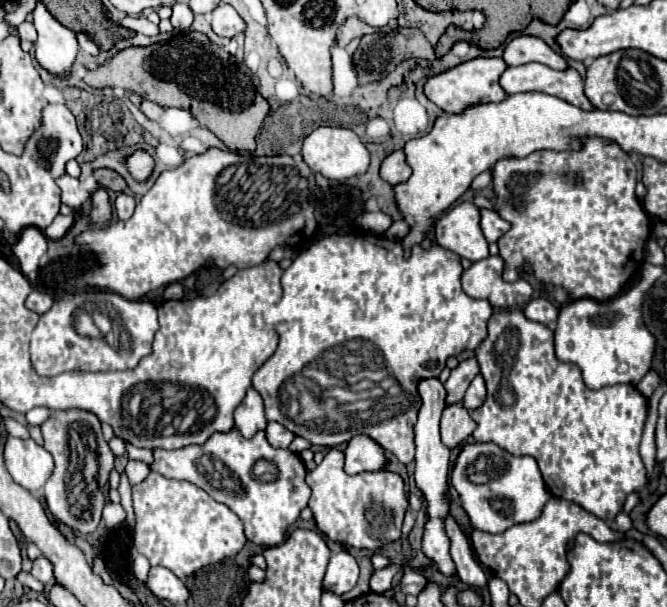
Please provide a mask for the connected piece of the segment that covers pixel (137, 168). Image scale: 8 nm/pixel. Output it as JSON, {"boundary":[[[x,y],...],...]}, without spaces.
{"boundary":[[[136,151],[134,155],[130,155],[126,159],[126,163],[128,163],[130,173],[138,181],[146,181],[150,177],[150,173],[152,173],[152,167],[154,167],[154,161],[146,151]]]}

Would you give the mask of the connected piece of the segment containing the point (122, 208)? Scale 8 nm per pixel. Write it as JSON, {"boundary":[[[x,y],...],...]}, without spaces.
{"boundary":[[[120,193],[116,197],[116,213],[118,213],[118,219],[130,219],[134,209],[136,209],[136,199],[134,195],[128,195],[128,193]]]}

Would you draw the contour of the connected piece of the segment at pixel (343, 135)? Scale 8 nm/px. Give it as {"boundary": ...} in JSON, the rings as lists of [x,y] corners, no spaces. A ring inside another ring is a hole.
{"boundary":[[[318,127],[318,129],[314,129],[304,139],[302,157],[314,173],[320,173],[320,175],[334,179],[334,181],[362,175],[362,173],[366,173],[366,169],[370,165],[370,153],[364,147],[364,143],[360,141],[360,137],[354,131],[344,129],[344,127]]]}

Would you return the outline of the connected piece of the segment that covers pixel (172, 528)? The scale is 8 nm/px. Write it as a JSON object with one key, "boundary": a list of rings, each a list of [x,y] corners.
{"boundary":[[[150,471],[142,483],[132,487],[132,499],[136,513],[134,547],[150,559],[152,567],[160,565],[178,577],[190,577],[202,567],[234,557],[246,545],[238,515],[190,481],[168,479]]]}

